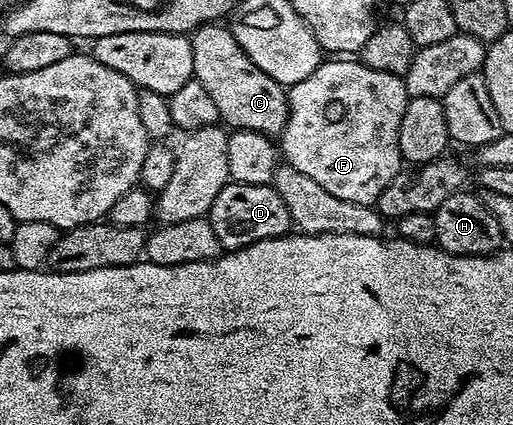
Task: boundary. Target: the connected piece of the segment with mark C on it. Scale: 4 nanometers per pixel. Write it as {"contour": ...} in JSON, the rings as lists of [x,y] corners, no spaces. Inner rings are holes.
{"contour":[[[224,23],[199,25],[189,36],[189,41],[193,79],[207,89],[207,94],[215,101],[218,117],[233,130],[242,128],[270,138],[280,137],[289,117],[286,85],[263,74],[263,70],[259,70],[259,66],[247,58],[243,46],[235,42],[235,34]]]}

